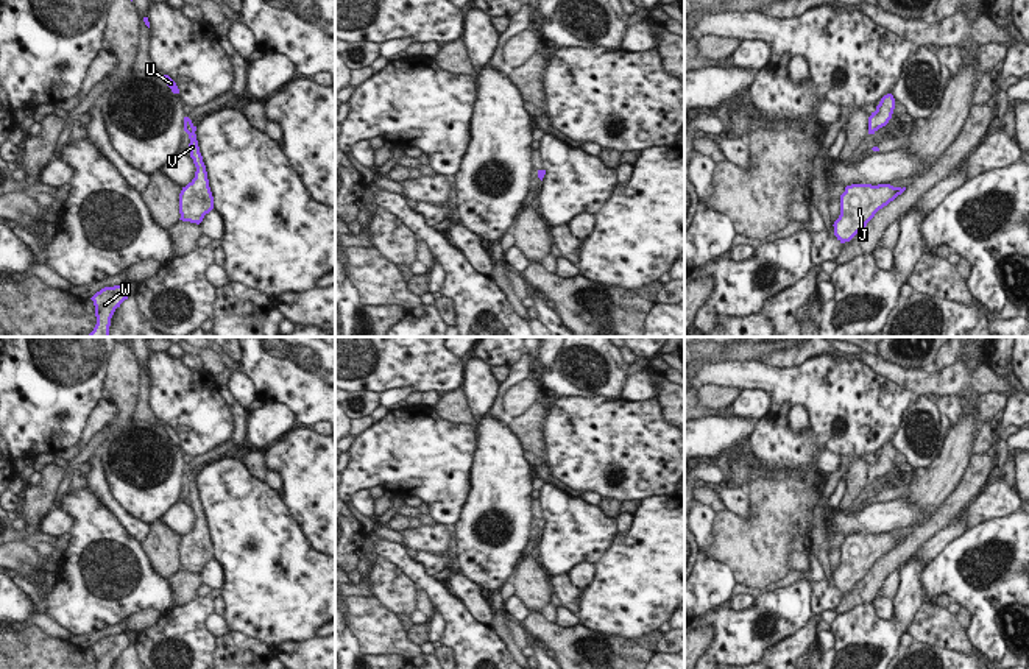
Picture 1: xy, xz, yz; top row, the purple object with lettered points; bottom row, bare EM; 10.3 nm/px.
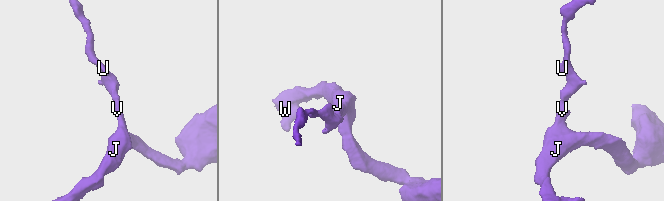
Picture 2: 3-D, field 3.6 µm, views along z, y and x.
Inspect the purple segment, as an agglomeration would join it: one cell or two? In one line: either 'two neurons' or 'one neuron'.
one neuron

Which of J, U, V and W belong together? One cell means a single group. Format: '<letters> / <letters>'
J U V W

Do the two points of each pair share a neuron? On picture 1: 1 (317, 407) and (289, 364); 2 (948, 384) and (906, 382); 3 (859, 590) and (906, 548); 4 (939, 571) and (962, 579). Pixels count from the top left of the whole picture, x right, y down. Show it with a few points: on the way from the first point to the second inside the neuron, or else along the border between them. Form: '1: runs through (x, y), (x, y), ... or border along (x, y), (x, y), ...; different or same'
1: runs through (317, 396), (317, 392), (300, 375); same
2: runs through (937, 382), (917, 382); same
3: runs through (870, 582), (895, 559); same
4: runs through (945, 573), (956, 573); same

